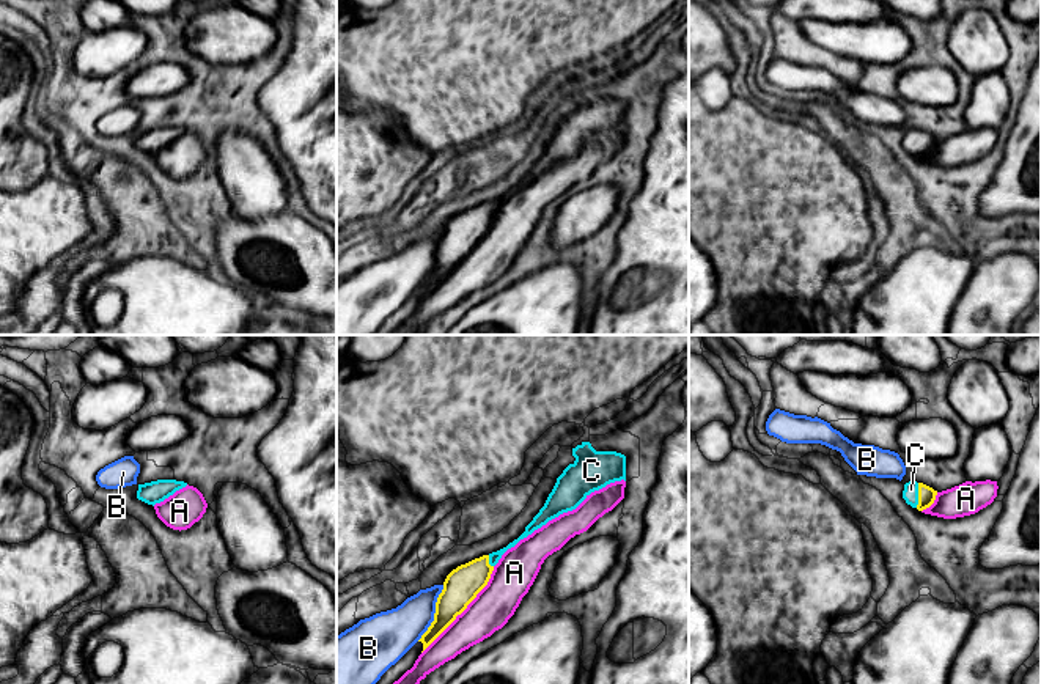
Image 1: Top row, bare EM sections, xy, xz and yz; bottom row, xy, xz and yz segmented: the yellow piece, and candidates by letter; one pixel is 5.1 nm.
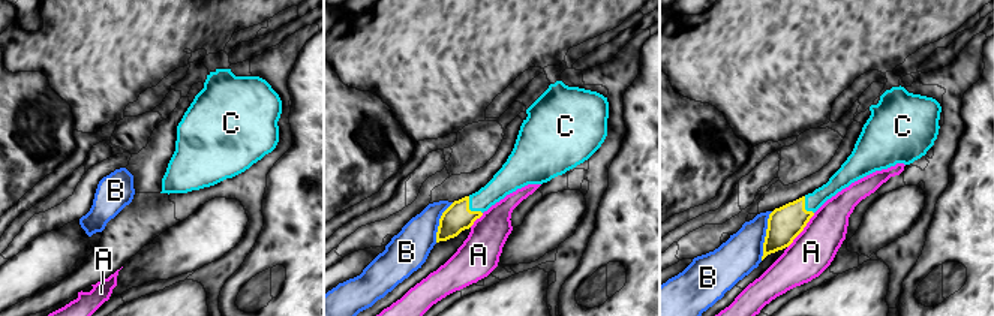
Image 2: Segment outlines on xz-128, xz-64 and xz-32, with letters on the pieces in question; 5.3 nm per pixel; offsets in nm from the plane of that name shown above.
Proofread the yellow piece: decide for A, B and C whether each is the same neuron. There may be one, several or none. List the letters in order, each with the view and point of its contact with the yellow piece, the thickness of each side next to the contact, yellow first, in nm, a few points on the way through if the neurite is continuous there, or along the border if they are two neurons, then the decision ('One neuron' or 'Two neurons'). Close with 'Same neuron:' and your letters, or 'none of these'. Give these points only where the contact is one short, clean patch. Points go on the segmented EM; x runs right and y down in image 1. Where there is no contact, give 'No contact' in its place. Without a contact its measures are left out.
A: Touches yellow at xz (463, 610). Thickness 180 nm (yellow) against 200 nm. Two neurons
B: Touches yellow at xz (434, 614). Thickness 180 nm (yellow) against 240 nm. Two neurons
C: Touches yellow at yz (919, 496). Thickness 90 nm (yellow) against 80 nm. Path across: yz (926, 496), (919, 496), (911, 489). One neuron
Same neuron: C

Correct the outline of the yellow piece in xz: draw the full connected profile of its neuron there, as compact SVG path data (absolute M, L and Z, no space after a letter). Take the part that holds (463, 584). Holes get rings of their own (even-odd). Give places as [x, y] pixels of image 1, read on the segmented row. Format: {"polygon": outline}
{"polygon": "M590 442L572 448L576 461L557 478L544 506L525 527L525 531L506 547L475 558L453 569L436 602L434 621L418 642L423 651L461 615L487 585L502 555L520 539L563 513L576 509L591 492L615 481L626 481L626 456L616 451L596 451Z"}

